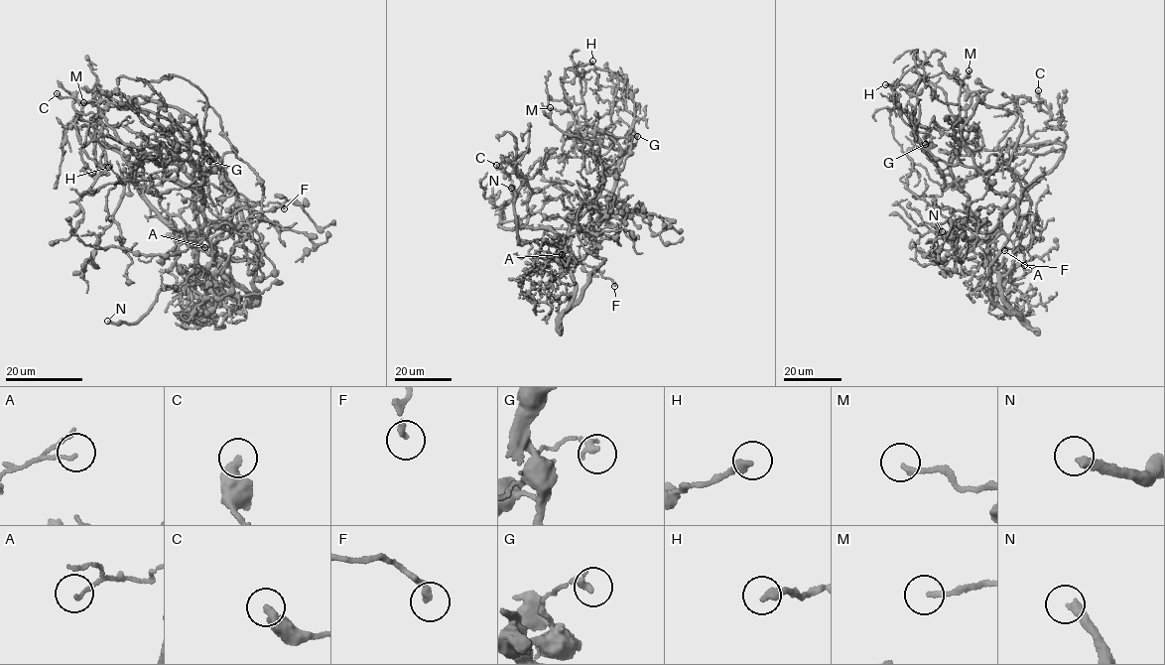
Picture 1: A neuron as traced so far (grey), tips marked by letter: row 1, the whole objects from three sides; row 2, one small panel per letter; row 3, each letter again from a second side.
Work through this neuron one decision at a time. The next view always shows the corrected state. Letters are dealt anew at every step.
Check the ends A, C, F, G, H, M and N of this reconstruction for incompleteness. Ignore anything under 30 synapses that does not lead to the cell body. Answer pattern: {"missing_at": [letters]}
{"missing_at": ["N"]}

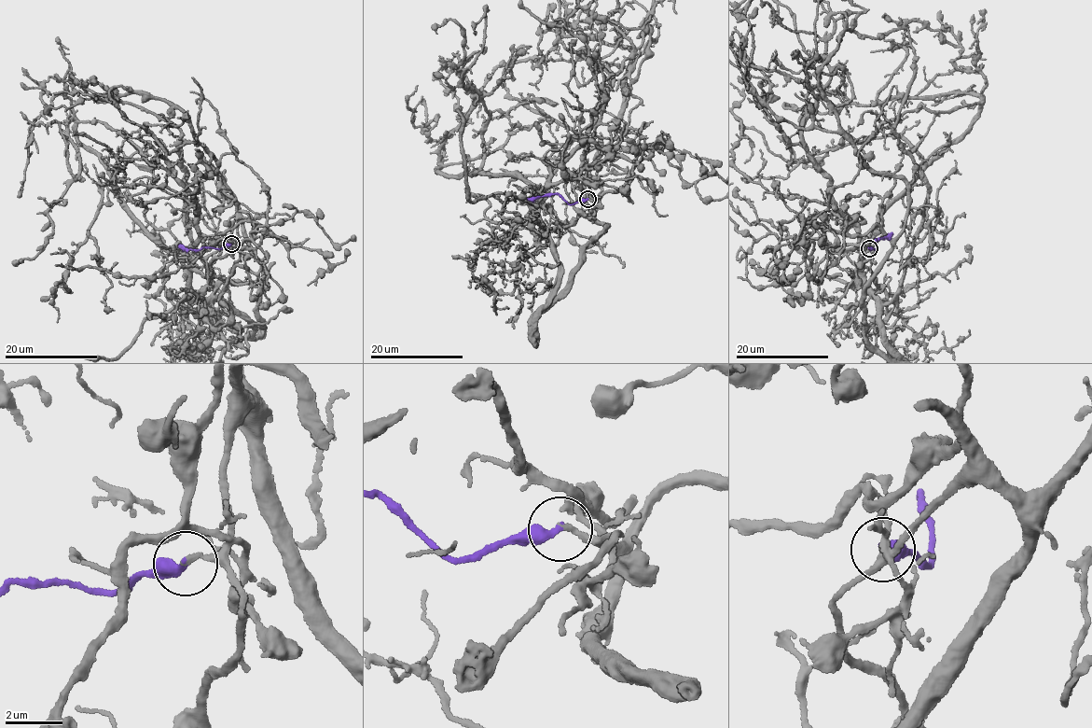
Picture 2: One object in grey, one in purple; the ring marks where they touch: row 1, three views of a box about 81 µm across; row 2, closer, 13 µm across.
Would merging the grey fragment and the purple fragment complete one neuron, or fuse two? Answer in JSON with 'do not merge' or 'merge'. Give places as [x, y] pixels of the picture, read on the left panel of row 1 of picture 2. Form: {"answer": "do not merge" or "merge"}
{"answer": "merge"}

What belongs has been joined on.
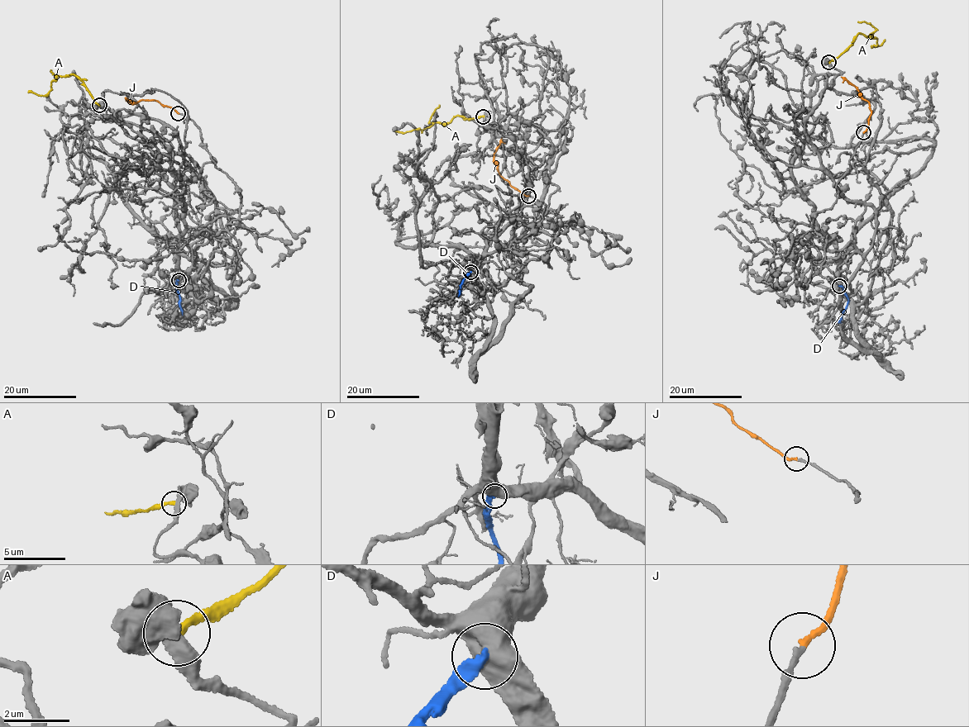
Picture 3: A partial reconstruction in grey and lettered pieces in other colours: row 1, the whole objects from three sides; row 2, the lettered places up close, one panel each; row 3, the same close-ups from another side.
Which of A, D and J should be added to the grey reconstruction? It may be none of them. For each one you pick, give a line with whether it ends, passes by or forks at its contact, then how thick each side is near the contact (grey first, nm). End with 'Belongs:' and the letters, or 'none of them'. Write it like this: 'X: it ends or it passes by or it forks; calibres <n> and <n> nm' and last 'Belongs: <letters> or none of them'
J: it ends; calibres 160 and 160 nm
Belongs: J

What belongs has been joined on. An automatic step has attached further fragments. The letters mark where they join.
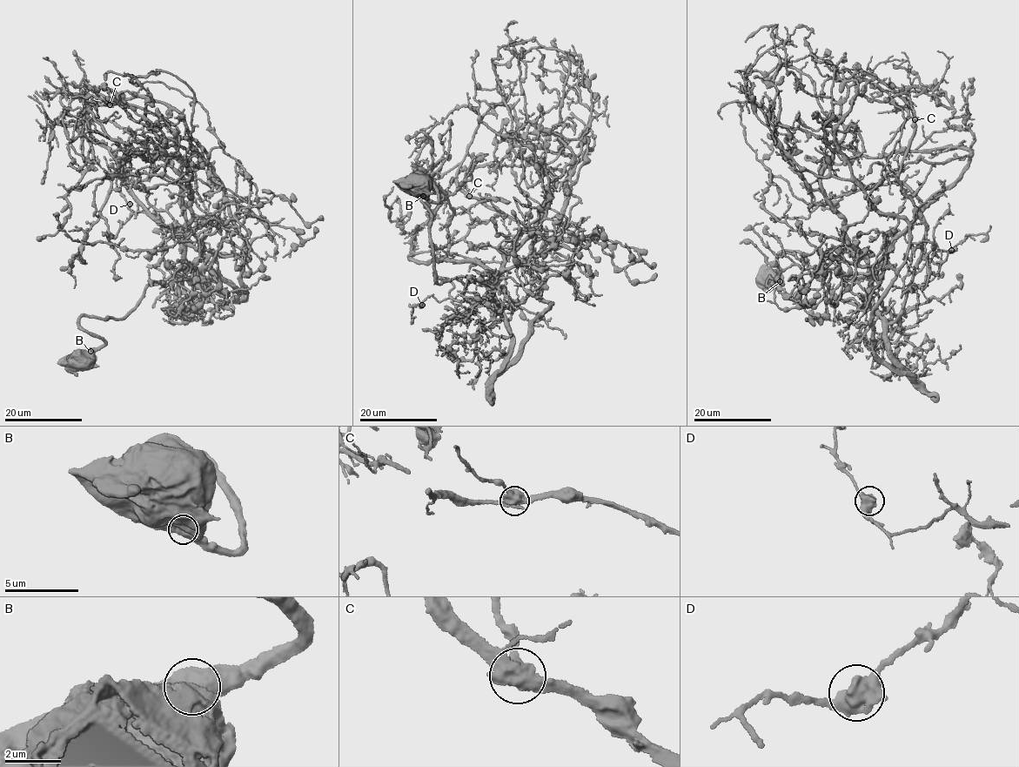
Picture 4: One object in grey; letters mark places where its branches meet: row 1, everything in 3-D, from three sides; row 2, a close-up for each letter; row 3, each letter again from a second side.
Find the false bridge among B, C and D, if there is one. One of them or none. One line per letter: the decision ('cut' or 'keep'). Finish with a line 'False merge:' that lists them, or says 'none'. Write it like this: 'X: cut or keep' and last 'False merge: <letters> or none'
B: keep
C: keep
D: keep
False merge: none

